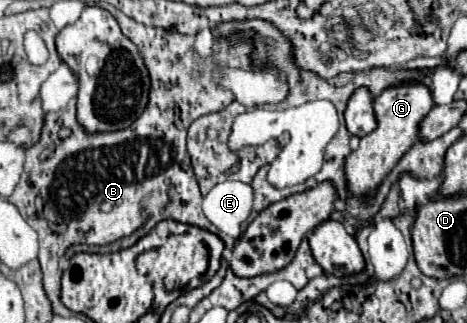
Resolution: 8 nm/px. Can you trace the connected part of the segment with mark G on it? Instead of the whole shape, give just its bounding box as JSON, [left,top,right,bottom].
[346,83,434,195]

